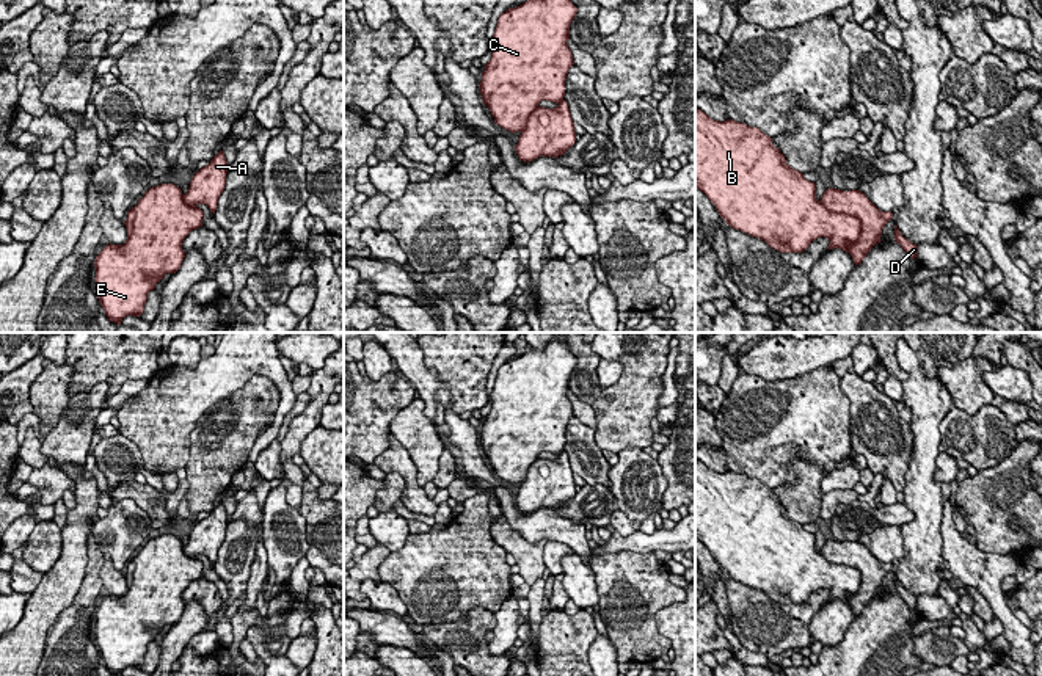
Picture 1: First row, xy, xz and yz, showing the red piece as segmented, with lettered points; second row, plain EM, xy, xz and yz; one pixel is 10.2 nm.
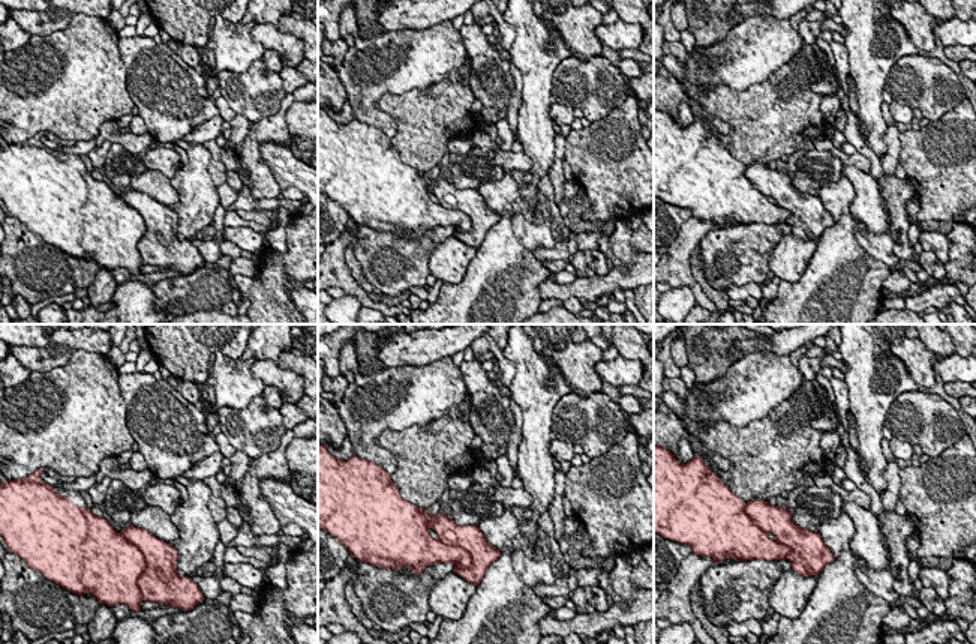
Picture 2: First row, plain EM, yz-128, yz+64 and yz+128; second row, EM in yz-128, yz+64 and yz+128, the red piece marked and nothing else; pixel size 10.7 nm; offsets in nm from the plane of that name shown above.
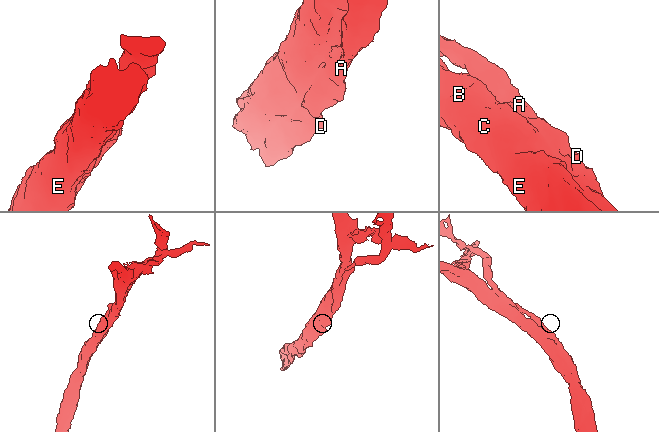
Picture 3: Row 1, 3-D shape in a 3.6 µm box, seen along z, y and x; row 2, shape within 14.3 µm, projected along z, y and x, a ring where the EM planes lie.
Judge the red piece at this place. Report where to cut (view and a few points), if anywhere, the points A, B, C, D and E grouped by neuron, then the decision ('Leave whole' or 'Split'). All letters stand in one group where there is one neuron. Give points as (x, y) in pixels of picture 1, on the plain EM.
No split. Groups: A B C D E. Leave whole

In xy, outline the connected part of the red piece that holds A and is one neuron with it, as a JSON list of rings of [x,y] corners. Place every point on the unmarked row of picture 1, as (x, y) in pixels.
[[[220,502],[207,518],[195,524],[188,543],[184,546],[174,535],[162,535],[149,540],[135,558],[127,563],[124,596],[107,596],[94,612],[96,645],[110,673],[121,676],[127,667],[140,668],[144,662],[148,645],[166,624],[176,624],[185,609],[184,590],[202,577],[204,563],[198,558],[206,555],[212,565],[224,541],[228,513]]]

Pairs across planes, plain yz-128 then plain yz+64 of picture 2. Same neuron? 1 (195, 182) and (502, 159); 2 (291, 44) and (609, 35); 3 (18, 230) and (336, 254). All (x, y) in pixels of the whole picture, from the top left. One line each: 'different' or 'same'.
1: different
2: same
3: different

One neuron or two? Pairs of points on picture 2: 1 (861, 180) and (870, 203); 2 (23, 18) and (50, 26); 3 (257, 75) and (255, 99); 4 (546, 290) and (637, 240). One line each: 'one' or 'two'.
1: one
2: one
3: one
4: two

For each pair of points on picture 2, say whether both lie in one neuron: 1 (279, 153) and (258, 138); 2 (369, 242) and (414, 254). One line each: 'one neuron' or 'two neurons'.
1: two neurons
2: one neuron

